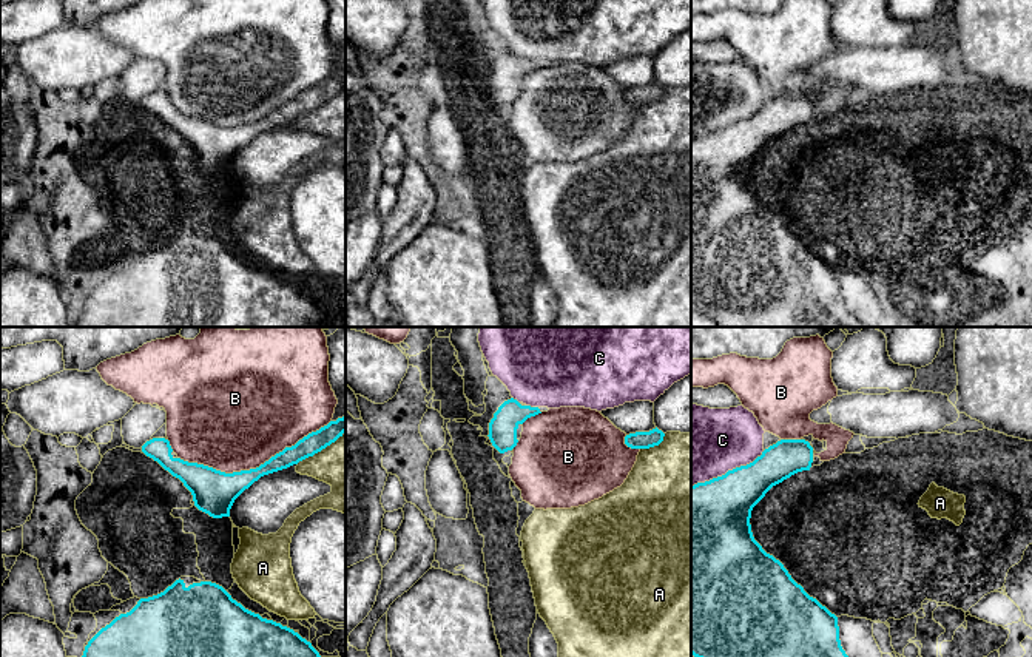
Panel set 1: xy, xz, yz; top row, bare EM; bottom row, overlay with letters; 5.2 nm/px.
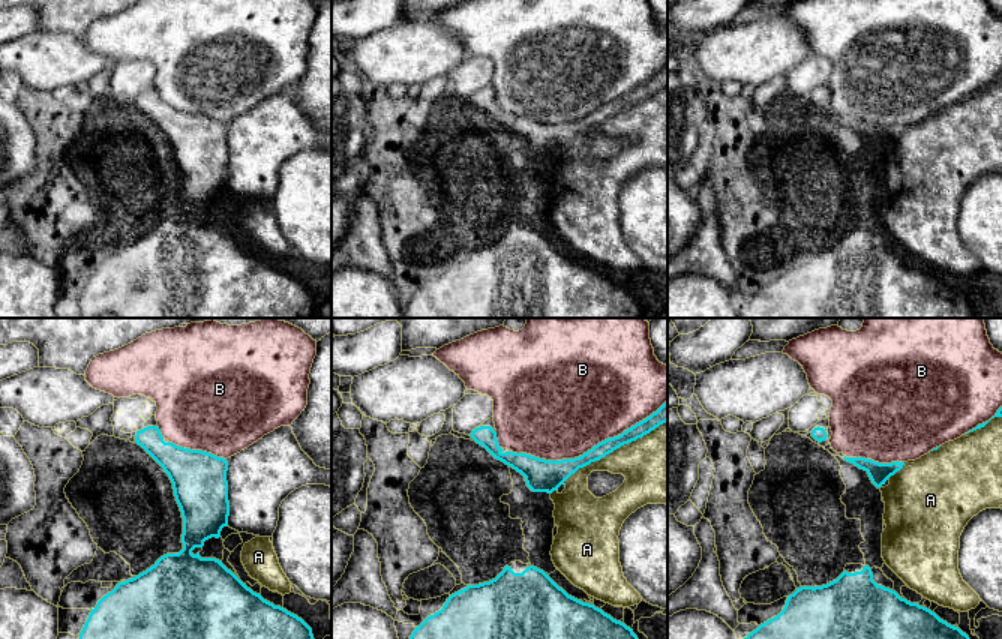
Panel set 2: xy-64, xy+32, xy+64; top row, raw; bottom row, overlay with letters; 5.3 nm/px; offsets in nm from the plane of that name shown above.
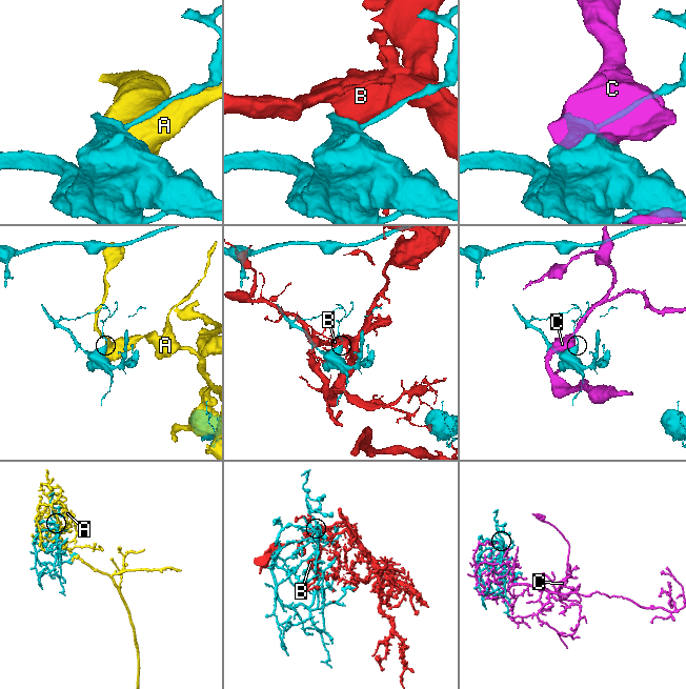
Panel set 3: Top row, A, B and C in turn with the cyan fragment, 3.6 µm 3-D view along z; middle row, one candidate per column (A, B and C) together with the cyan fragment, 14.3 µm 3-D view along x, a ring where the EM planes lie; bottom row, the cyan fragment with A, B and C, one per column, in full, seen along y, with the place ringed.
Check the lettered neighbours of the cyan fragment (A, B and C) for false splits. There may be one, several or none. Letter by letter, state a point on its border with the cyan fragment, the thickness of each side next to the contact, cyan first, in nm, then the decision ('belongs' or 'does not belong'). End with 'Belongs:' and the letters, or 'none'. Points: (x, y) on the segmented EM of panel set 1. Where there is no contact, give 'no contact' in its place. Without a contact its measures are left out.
A: meets cyan in xy at (320, 451); 110 nm thick on the cyan side, 260 nm on the other; does not belong
B: meets cyan in xy at (253, 469); 220 nm thick on the cyan side, 480 nm on the other; does not belong
C: meets cyan in yz at (728, 471); 360 nm thick on the cyan side, 400 nm on the other; does not belong
Belongs: none

